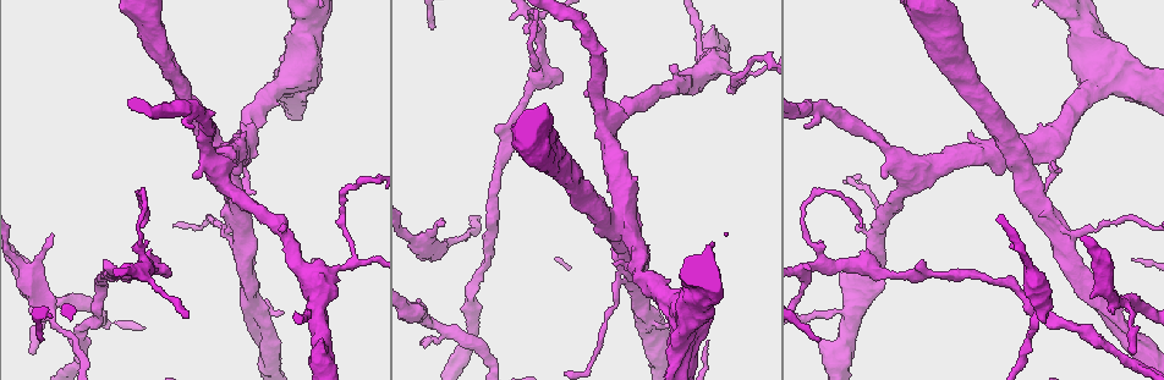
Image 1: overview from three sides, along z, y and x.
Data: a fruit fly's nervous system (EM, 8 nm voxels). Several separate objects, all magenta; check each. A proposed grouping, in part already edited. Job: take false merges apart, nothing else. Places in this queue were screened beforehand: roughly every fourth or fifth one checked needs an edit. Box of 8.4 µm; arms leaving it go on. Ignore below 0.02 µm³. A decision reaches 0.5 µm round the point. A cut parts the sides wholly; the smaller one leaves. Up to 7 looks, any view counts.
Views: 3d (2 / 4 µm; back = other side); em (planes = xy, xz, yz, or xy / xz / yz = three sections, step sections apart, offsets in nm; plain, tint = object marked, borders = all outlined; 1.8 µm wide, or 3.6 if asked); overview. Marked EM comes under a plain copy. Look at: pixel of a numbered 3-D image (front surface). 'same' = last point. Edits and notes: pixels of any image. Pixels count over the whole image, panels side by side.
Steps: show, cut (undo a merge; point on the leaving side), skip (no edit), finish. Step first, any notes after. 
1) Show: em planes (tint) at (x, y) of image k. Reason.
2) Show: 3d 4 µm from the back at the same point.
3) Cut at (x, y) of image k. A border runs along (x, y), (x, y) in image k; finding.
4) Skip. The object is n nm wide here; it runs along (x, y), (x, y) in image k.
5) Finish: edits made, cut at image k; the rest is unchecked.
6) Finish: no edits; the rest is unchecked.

Show: em xy step 4 (tint) at (625, 226) of image 1. Four or more arms meet.

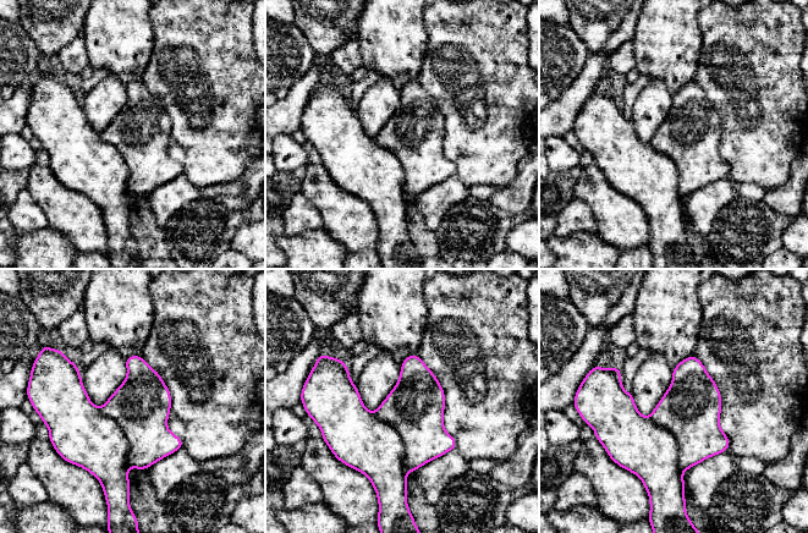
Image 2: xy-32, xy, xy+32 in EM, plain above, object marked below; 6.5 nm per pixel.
Cut at (364, 443) of image 2. Two neurons meet here.

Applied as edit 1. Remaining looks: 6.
Show: overview. Redraw.

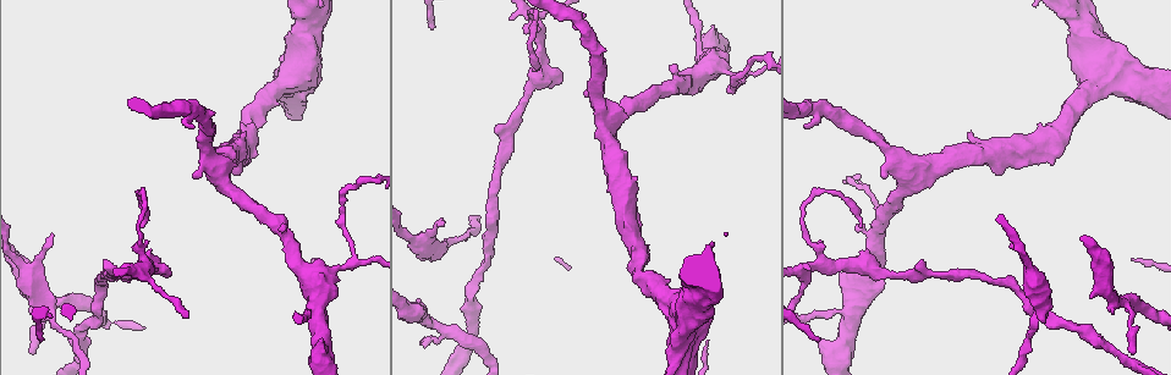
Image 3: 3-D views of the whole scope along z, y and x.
Show: em planes (tint) at (1032, 334) of image 3. Thick turns thin.

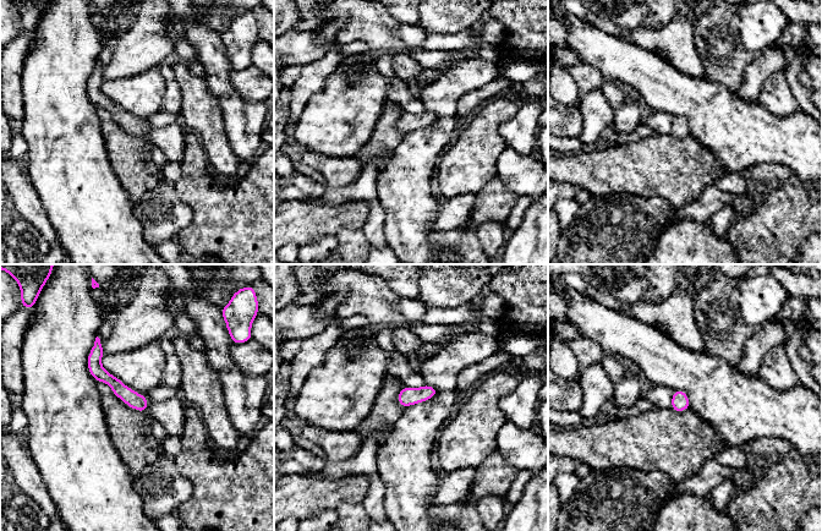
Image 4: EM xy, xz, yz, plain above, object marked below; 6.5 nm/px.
Skip. It runs along (97, 344), (97, 367), (142, 408) in image 4; all the same neuron.

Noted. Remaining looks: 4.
Finish: edits made, cut at image 2; the rest is unchecked.

